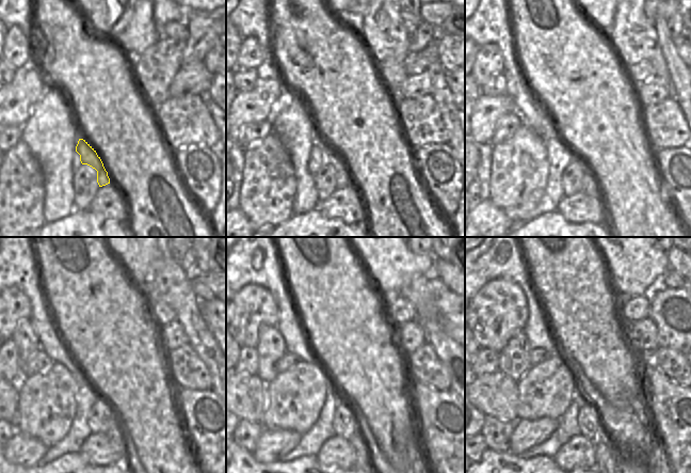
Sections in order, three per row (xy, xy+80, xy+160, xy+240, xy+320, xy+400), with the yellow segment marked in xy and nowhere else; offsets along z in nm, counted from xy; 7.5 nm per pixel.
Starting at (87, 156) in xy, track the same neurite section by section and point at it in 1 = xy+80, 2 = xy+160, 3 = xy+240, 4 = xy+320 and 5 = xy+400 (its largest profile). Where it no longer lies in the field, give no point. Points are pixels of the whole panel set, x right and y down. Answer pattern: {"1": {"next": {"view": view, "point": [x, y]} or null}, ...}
{"1": {"next": {"view": "xy+80", "point": [343, 178]}}, "2": {"next": {"view": "xy+160", "point": [589, 185]}}, "3": {"next": {"view": "xy+240", "point": [115, 436]}}, "4": {"next": {"view": "xy+320", "point": [358, 441]}}, "5": {"next": {"view": "xy+400", "point": [604, 443]}}}

